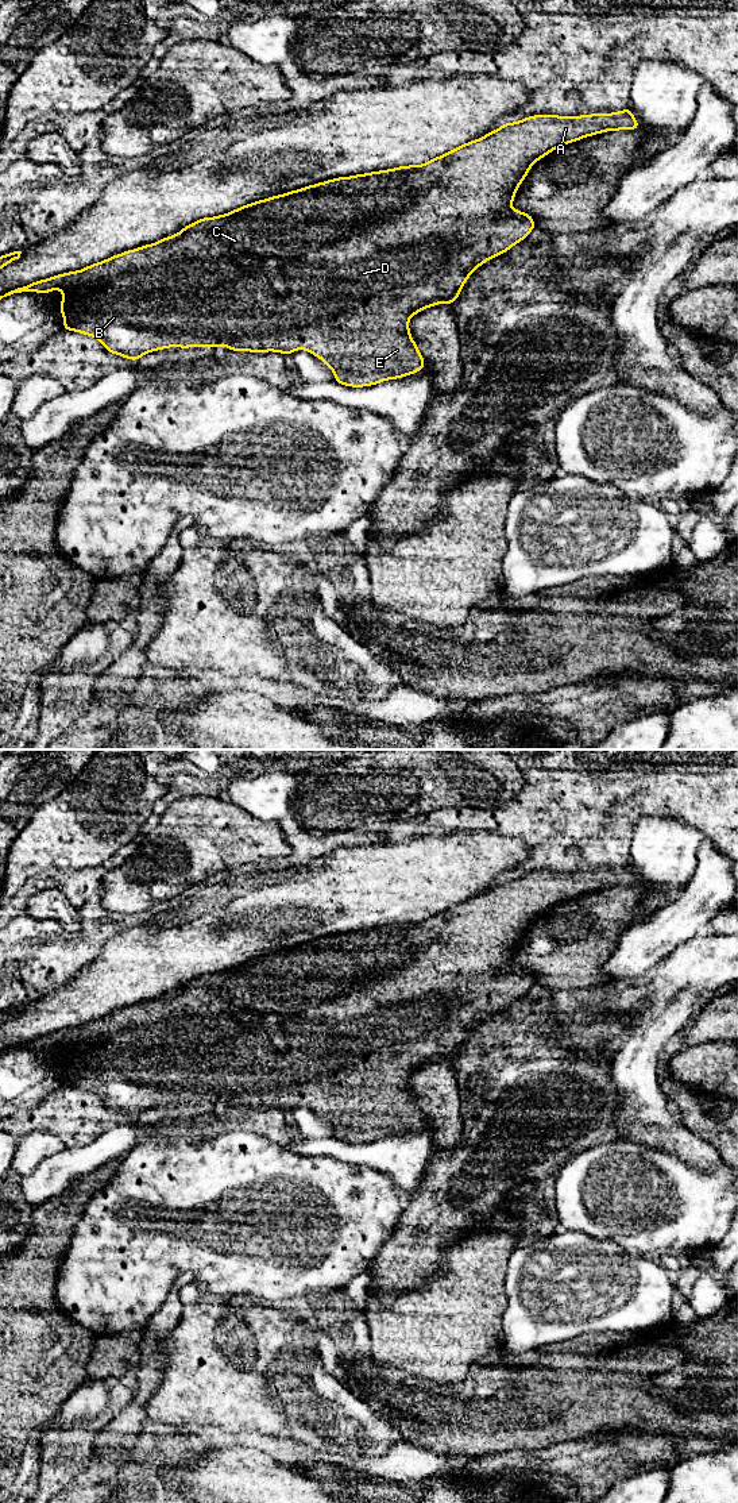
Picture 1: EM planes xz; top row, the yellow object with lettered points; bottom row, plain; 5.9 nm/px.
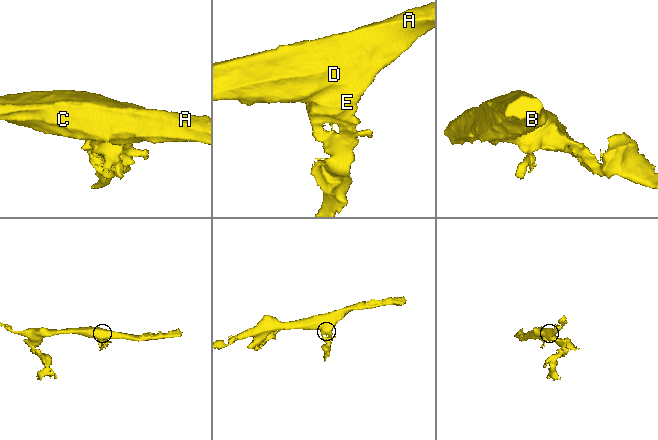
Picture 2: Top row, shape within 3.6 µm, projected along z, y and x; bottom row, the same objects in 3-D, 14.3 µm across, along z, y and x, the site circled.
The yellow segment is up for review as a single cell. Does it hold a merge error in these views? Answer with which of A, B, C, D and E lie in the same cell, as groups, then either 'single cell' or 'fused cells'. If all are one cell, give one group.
A B C D E; single cell

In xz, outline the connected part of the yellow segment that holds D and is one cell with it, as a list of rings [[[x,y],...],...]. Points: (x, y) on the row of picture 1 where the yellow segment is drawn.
[[[630,107],[619,112],[580,116],[533,115],[519,122],[505,123],[498,130],[472,142],[467,142],[422,165],[407,165],[351,177],[337,177],[243,205],[225,215],[198,219],[188,224],[178,234],[163,238],[152,244],[127,250],[77,271],[57,274],[51,278],[28,284],[0,296],[0,300],[13,293],[50,293],[54,289],[59,289],[63,293],[62,302],[59,304],[59,311],[63,316],[63,329],[93,336],[103,343],[108,352],[121,355],[131,361],[139,361],[147,352],[169,347],[213,348],[223,346],[237,352],[274,351],[285,355],[290,355],[295,350],[306,350],[332,369],[335,382],[345,386],[363,388],[378,385],[387,379],[403,378],[409,374],[420,373],[426,365],[410,335],[409,319],[422,309],[441,302],[452,305],[461,293],[470,275],[479,266],[505,254],[536,228],[534,219],[529,213],[511,208],[515,193],[530,167],[555,149],[587,136],[618,130],[640,130],[640,124],[631,113]]]

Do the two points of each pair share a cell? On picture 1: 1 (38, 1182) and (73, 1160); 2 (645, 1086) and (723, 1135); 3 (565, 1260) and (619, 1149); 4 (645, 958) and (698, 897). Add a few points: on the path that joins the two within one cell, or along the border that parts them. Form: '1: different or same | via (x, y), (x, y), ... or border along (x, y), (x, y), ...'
1: same | via (46, 1182), (65, 1167)
2: different | border along (659, 1072), (659, 1089), (668, 1102)
3: different | border along (559, 1229), (586, 1233), (609, 1243)
4: same | via (655, 943), (686, 912)

